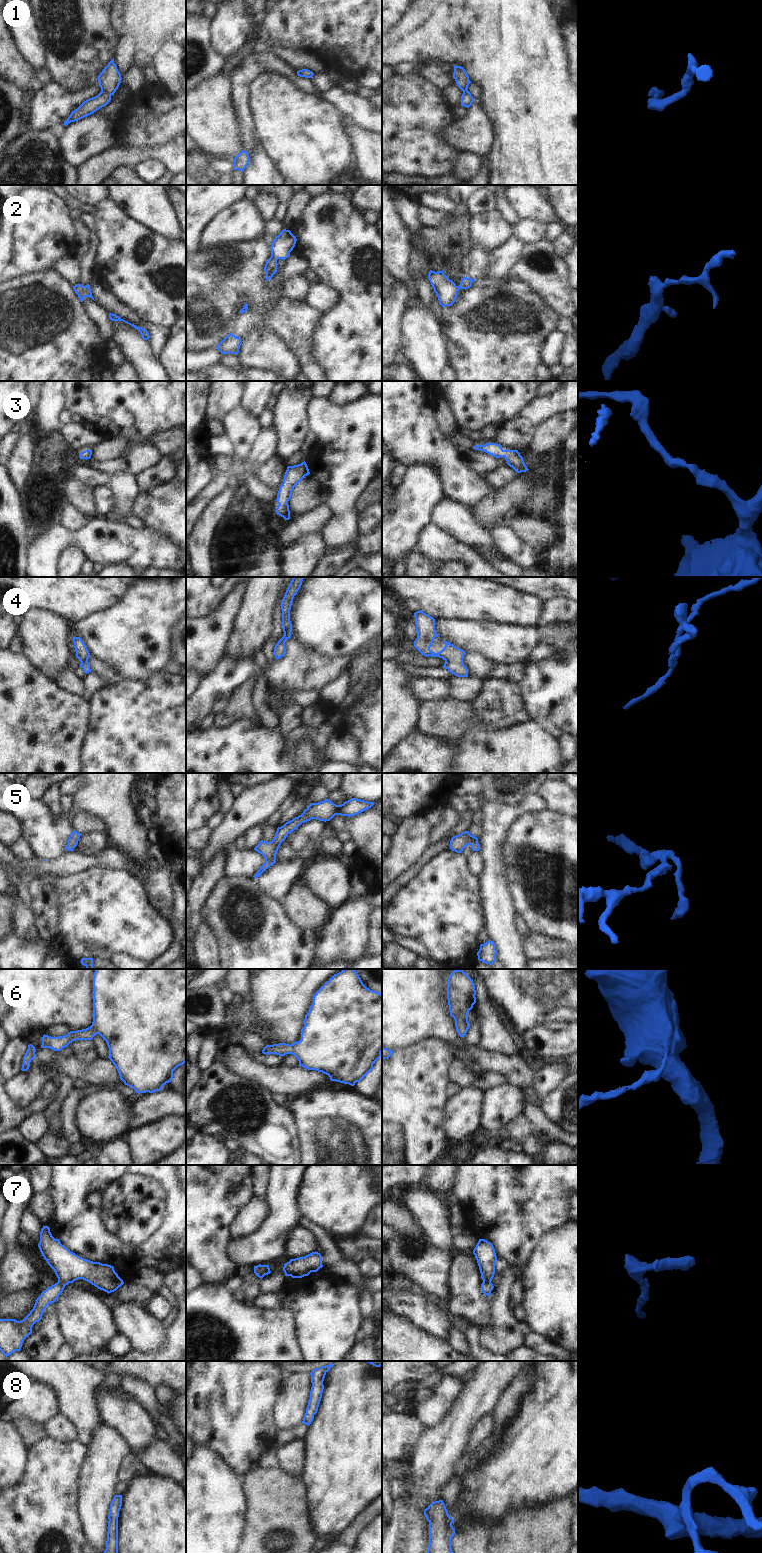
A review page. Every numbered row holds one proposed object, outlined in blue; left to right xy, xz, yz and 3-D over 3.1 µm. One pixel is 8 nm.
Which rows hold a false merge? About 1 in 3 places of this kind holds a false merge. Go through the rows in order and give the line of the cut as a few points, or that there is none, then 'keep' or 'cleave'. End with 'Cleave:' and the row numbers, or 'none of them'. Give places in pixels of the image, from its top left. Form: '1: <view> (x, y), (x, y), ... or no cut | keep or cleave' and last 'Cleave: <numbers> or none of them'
1: no cut | keep
2: no cut | keep
3: no cut | keep
4: no cut | keep
5: no cut | keep
6: no cut | keep
7: no cut | keep
8: no cut | keep
Cleave: none of them

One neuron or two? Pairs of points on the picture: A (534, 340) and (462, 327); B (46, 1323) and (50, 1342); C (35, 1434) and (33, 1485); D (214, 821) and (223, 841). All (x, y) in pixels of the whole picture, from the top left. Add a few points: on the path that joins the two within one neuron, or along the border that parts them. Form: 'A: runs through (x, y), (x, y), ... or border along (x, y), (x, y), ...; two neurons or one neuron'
A: runs through (516, 339), (497, 339), (492, 334), (480, 332); one neuron
B: runs through (48, 1328), (48, 1337); one neuron
C: border along (46, 1436), (27, 1447); two neurons
D: border along (224, 814), (221, 821), (212, 830); two neurons

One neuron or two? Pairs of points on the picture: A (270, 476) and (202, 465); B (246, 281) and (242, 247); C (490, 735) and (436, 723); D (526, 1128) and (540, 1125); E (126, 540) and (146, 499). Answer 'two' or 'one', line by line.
A: two
B: one
C: one
D: two
E: two

